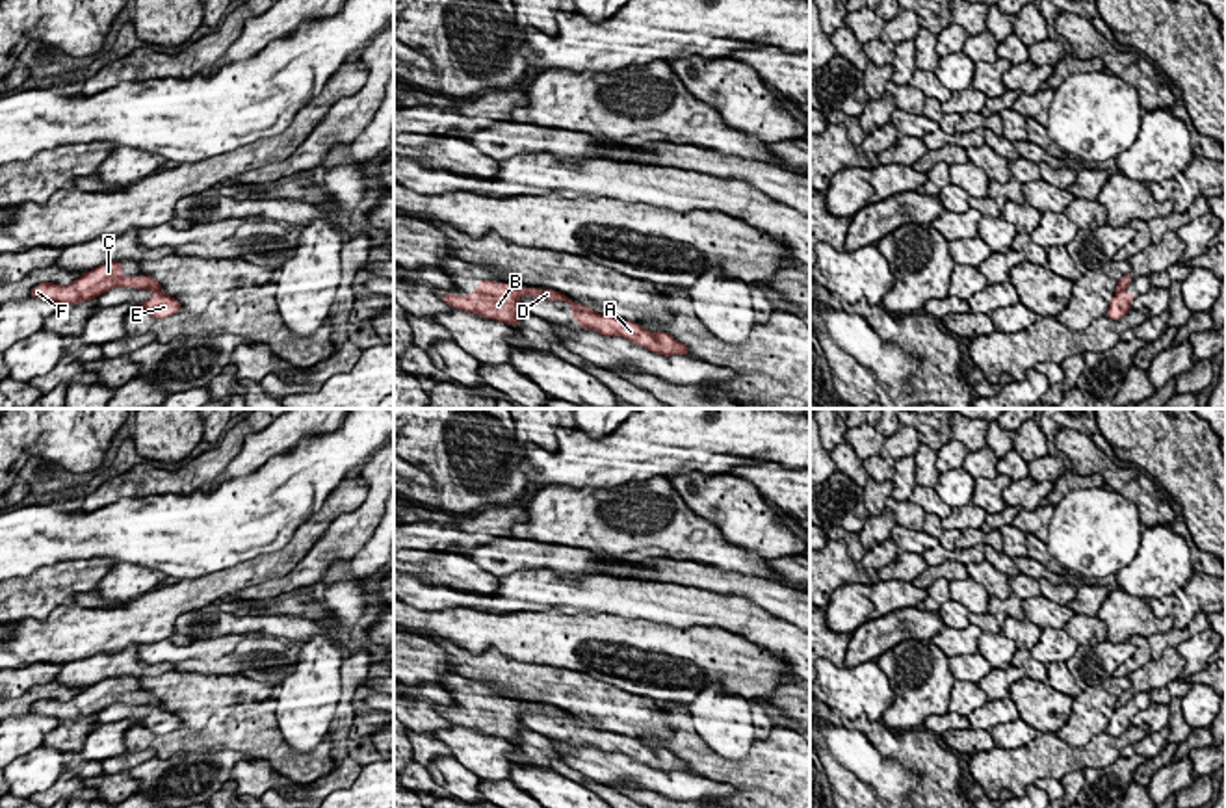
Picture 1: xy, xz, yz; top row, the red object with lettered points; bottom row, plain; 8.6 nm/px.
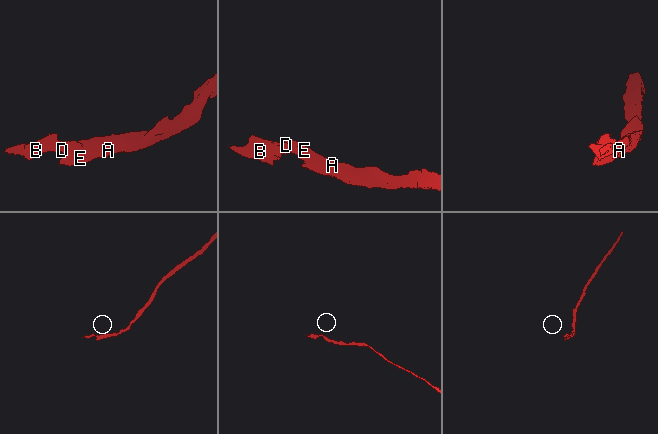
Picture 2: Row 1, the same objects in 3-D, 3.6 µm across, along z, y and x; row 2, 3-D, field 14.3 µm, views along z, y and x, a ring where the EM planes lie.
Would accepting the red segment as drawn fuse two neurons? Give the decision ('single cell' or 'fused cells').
fused cells

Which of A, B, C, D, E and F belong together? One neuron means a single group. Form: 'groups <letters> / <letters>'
groups A E / B C D F

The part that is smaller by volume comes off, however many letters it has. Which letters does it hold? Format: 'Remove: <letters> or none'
Remove: B, C, D, F

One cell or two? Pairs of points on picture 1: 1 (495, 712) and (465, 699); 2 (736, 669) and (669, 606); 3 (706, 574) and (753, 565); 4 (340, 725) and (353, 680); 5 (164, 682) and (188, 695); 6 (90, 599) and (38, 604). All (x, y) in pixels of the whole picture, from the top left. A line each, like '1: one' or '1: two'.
1: one
2: two
3: two
4: one
5: one
6: two

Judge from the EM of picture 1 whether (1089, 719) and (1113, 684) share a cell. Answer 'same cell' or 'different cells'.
same cell

